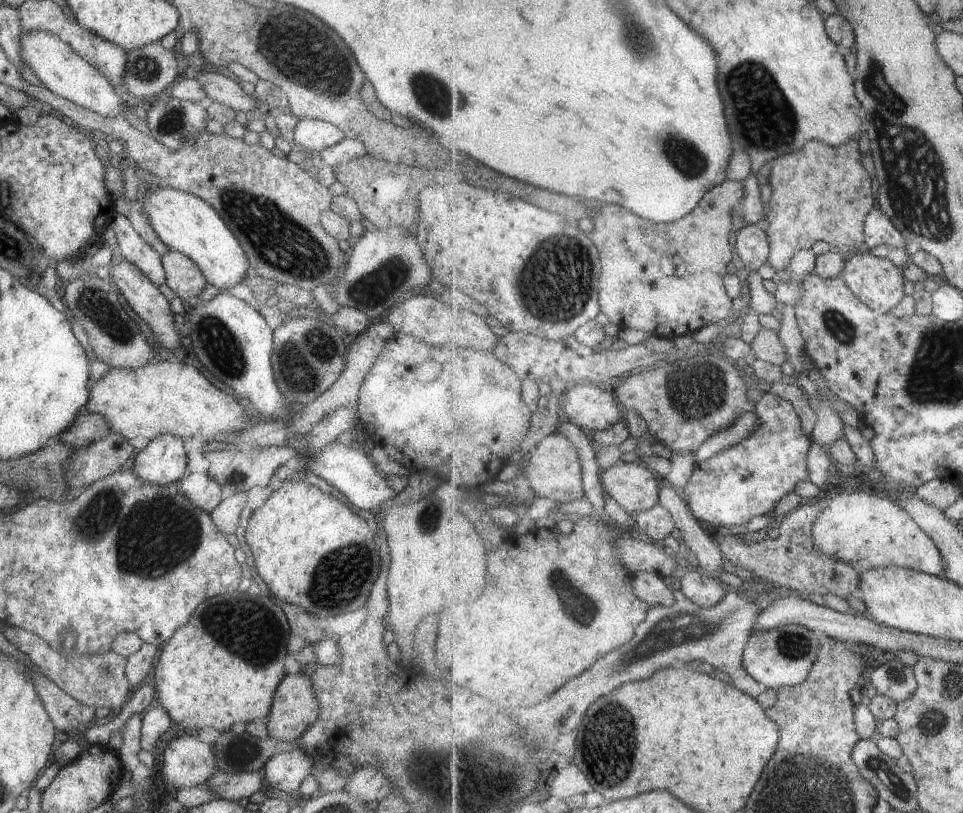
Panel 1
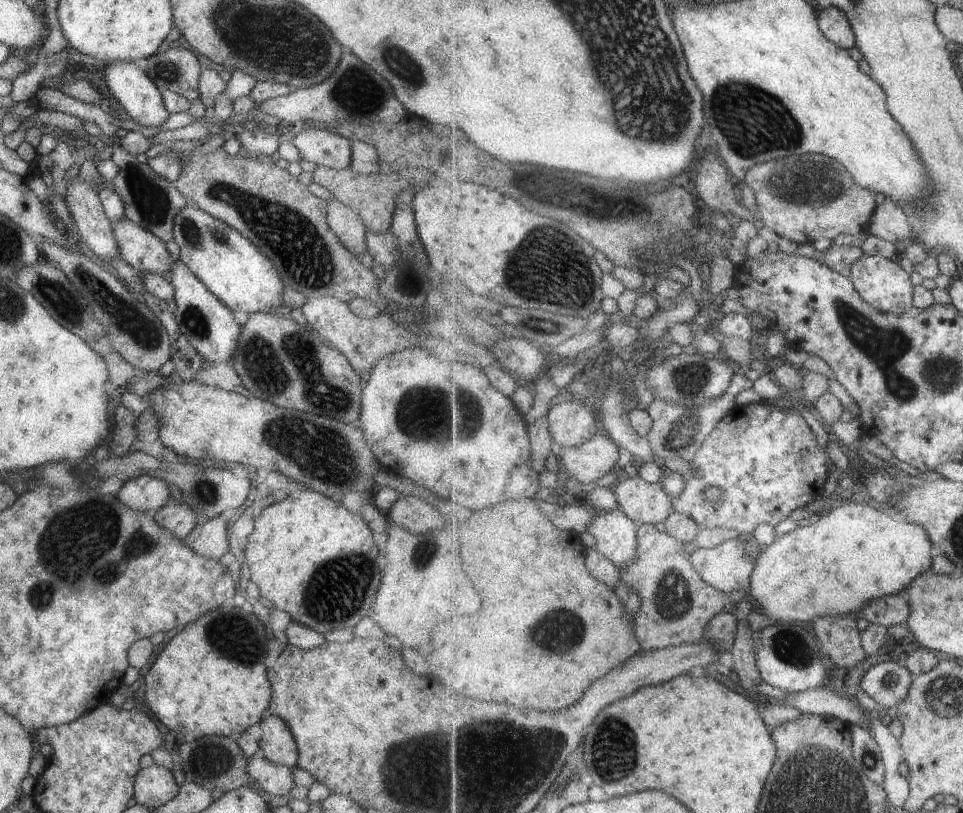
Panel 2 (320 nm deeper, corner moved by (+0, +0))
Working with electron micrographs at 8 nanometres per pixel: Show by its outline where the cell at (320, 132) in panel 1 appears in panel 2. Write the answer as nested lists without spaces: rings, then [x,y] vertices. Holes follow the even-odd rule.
[[[307,124],[296,136],[288,136],[292,145],[297,148],[301,160],[311,161],[313,164],[329,167],[334,170],[348,168],[350,163],[350,143],[343,135],[319,130]]]

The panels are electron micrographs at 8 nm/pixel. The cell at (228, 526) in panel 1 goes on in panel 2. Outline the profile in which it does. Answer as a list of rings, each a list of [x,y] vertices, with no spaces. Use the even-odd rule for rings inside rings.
[[[227,509],[209,520],[196,524],[181,540],[202,557],[217,560],[228,552],[227,520],[234,509]]]

